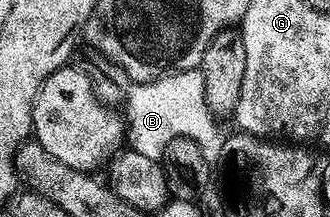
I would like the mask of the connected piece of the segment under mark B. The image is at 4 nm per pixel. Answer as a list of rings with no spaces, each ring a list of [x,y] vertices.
[[[173,72],[160,80],[150,80],[147,84],[132,83],[130,87],[125,92],[125,140],[130,151],[162,161],[169,142],[175,138],[189,138],[201,146],[201,154],[205,154],[213,166],[220,163],[225,132],[219,129],[220,121],[207,105],[202,72]]]

